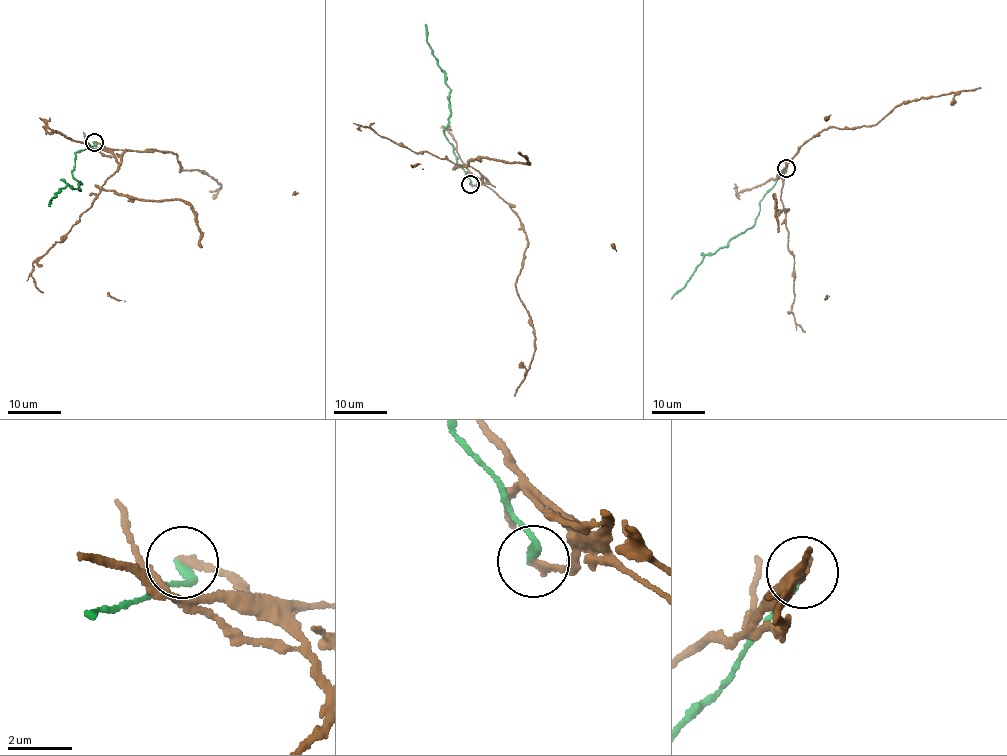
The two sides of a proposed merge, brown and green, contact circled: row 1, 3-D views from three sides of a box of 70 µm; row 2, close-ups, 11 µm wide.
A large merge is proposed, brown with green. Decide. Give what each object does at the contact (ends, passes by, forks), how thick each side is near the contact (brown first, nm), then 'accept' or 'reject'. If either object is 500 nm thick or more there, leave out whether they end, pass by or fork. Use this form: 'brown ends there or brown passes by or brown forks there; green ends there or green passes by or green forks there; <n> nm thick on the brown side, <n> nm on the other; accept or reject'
brown ends there; green ends there; 200 nm thick on the brown side, 240 nm on the other; reject

